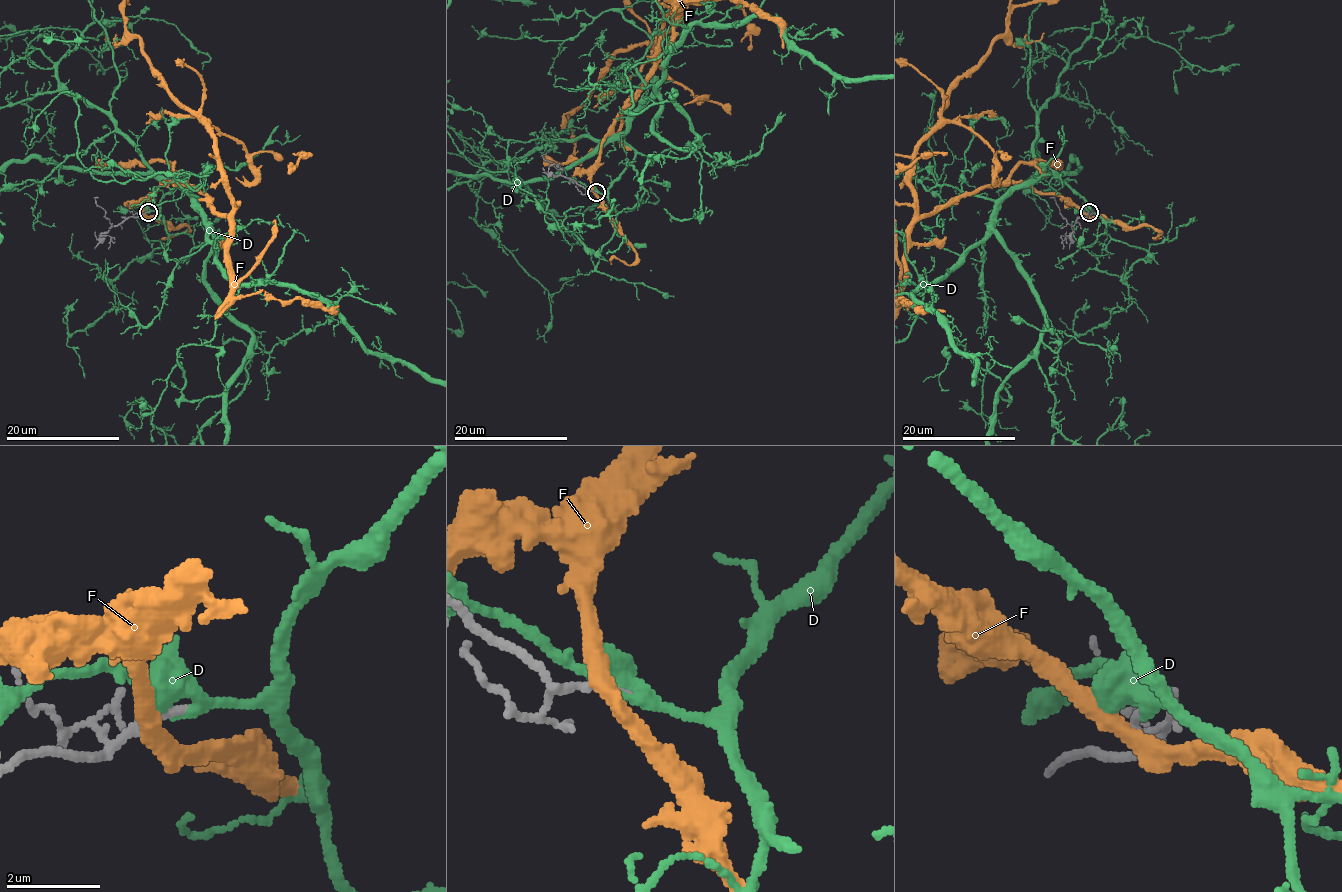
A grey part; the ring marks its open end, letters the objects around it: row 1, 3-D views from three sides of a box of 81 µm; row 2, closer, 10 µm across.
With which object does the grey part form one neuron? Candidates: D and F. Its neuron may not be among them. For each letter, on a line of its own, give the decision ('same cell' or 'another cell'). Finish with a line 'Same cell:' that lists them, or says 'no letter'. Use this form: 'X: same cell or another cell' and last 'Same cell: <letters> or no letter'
D: same cell
F: another cell
Same cell: D

